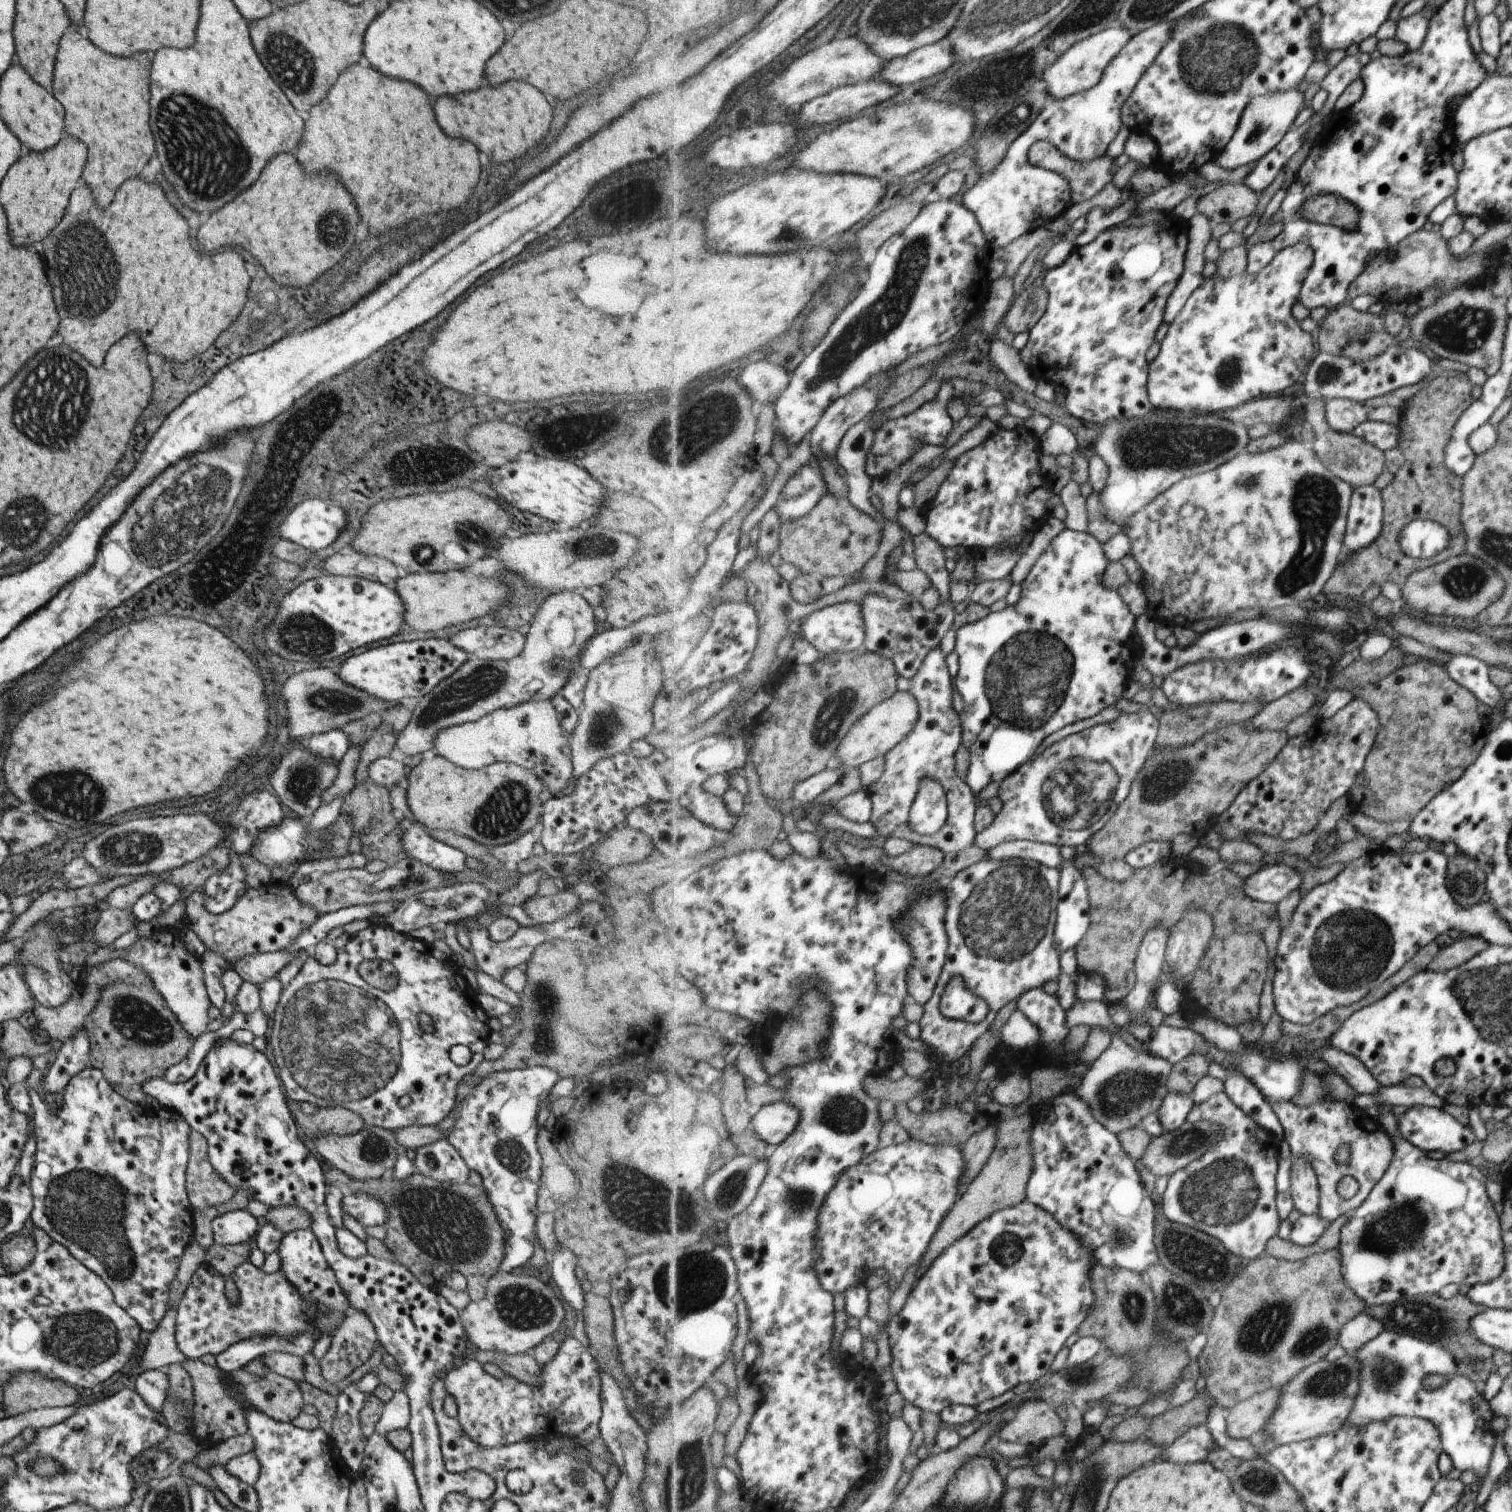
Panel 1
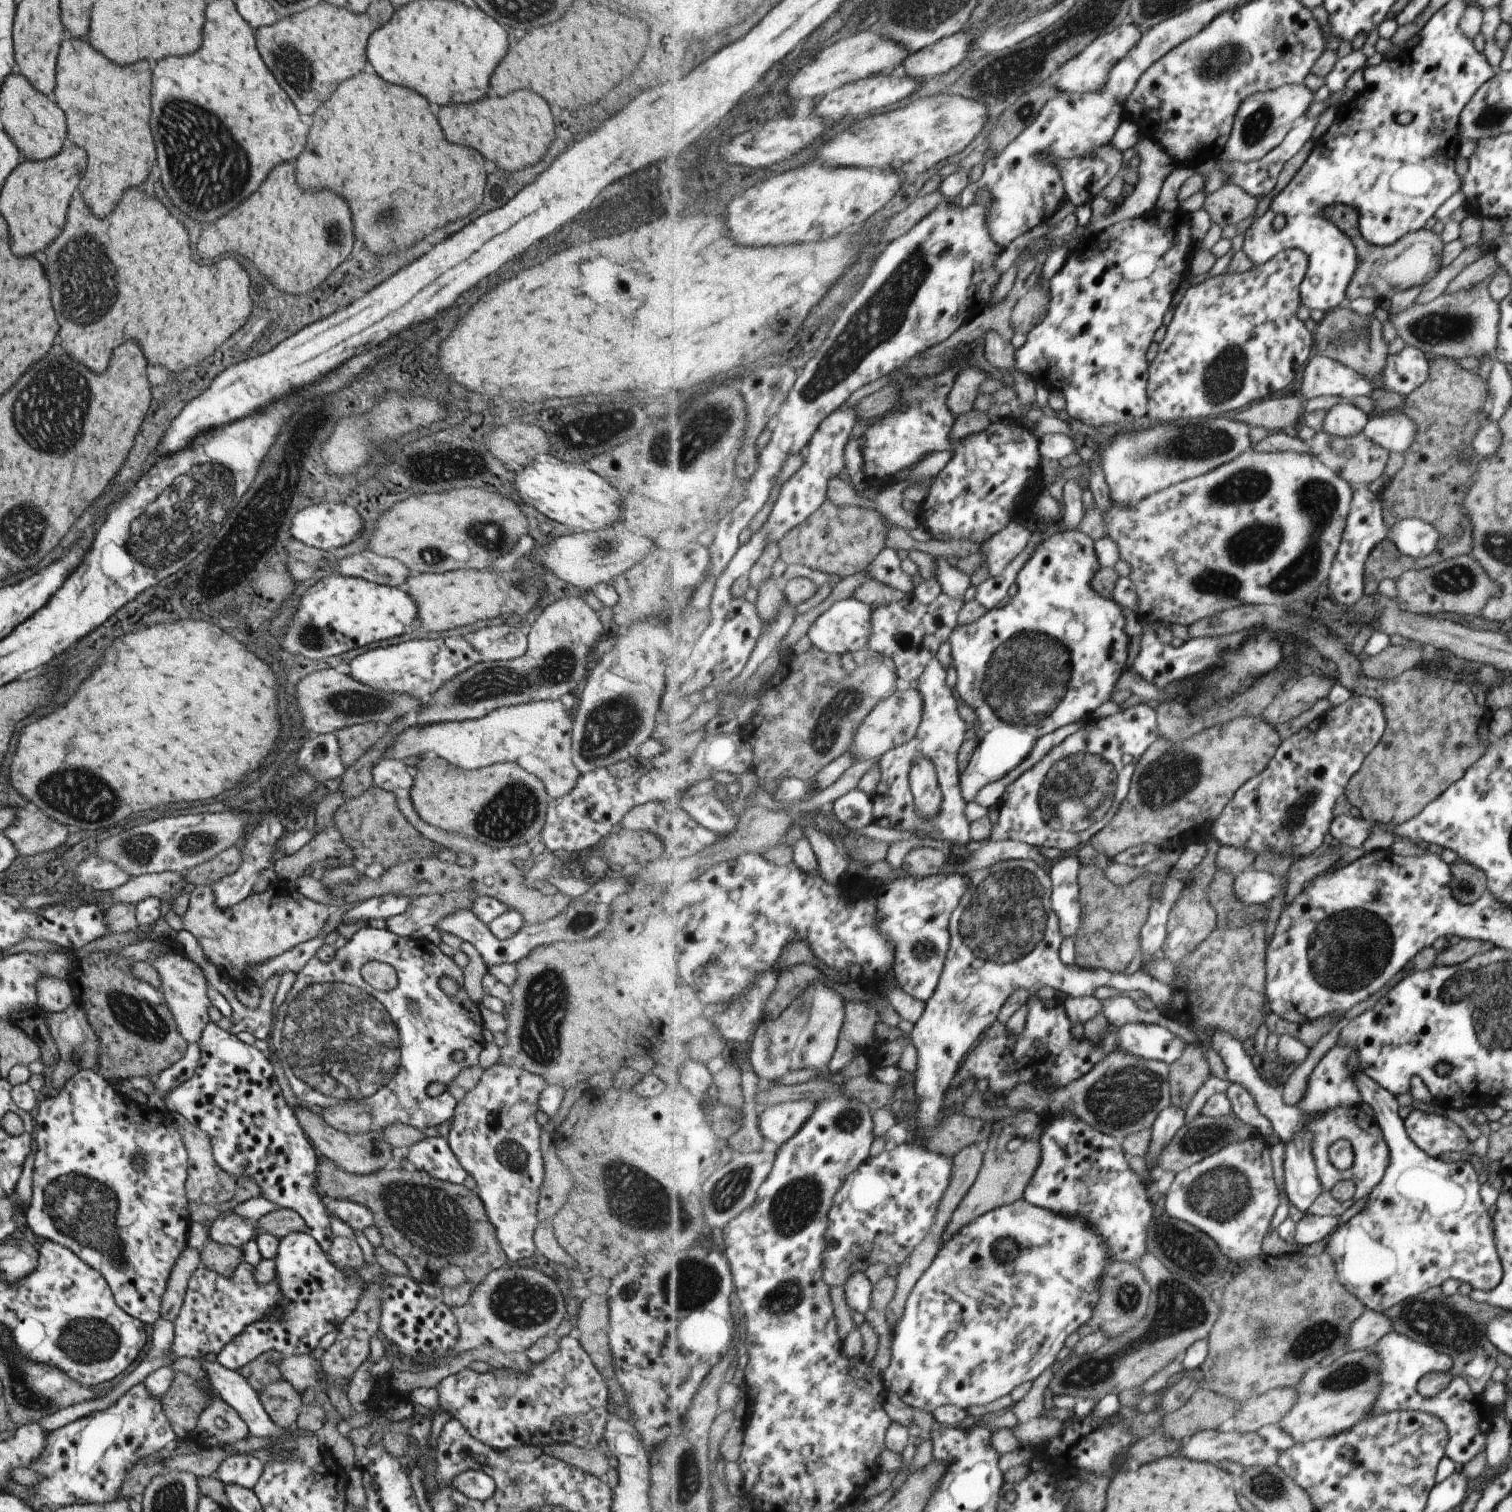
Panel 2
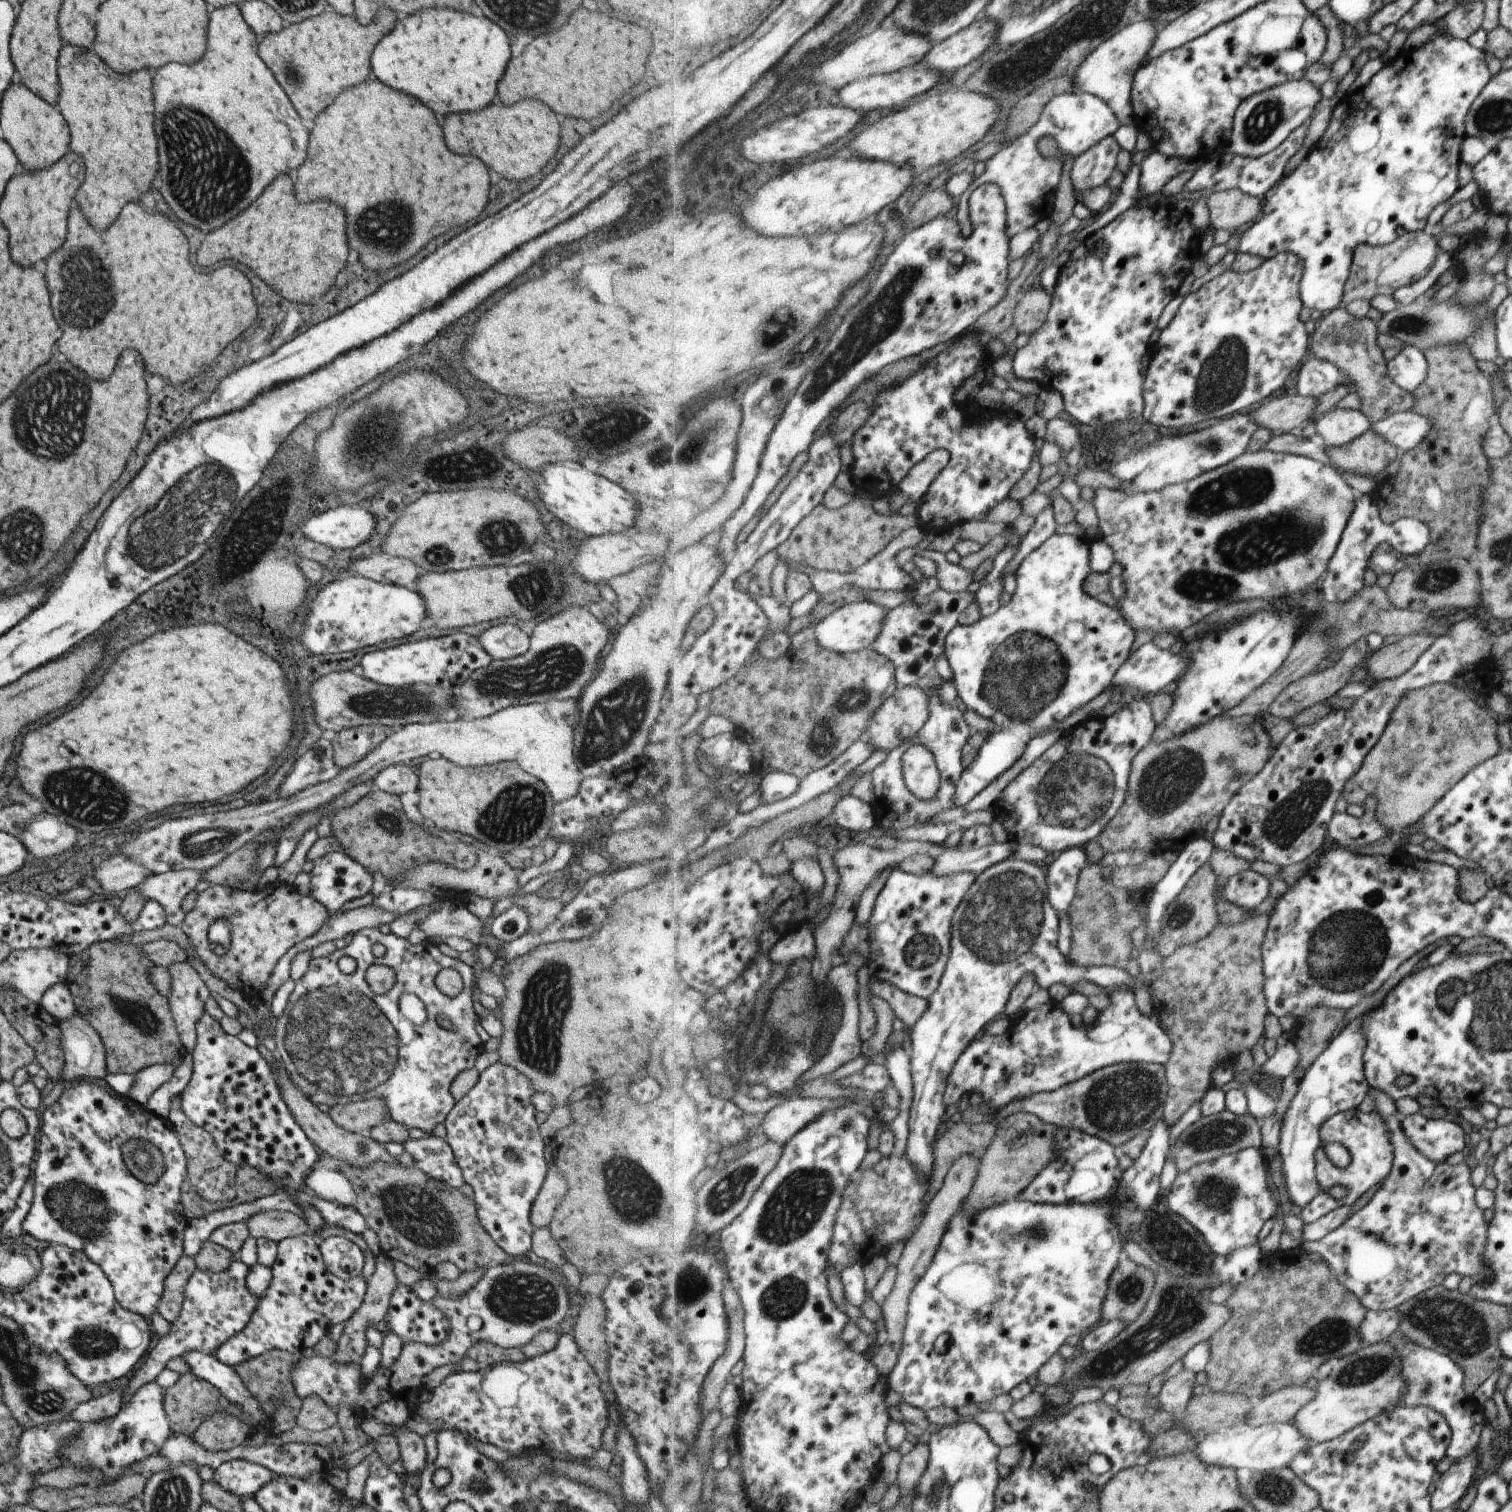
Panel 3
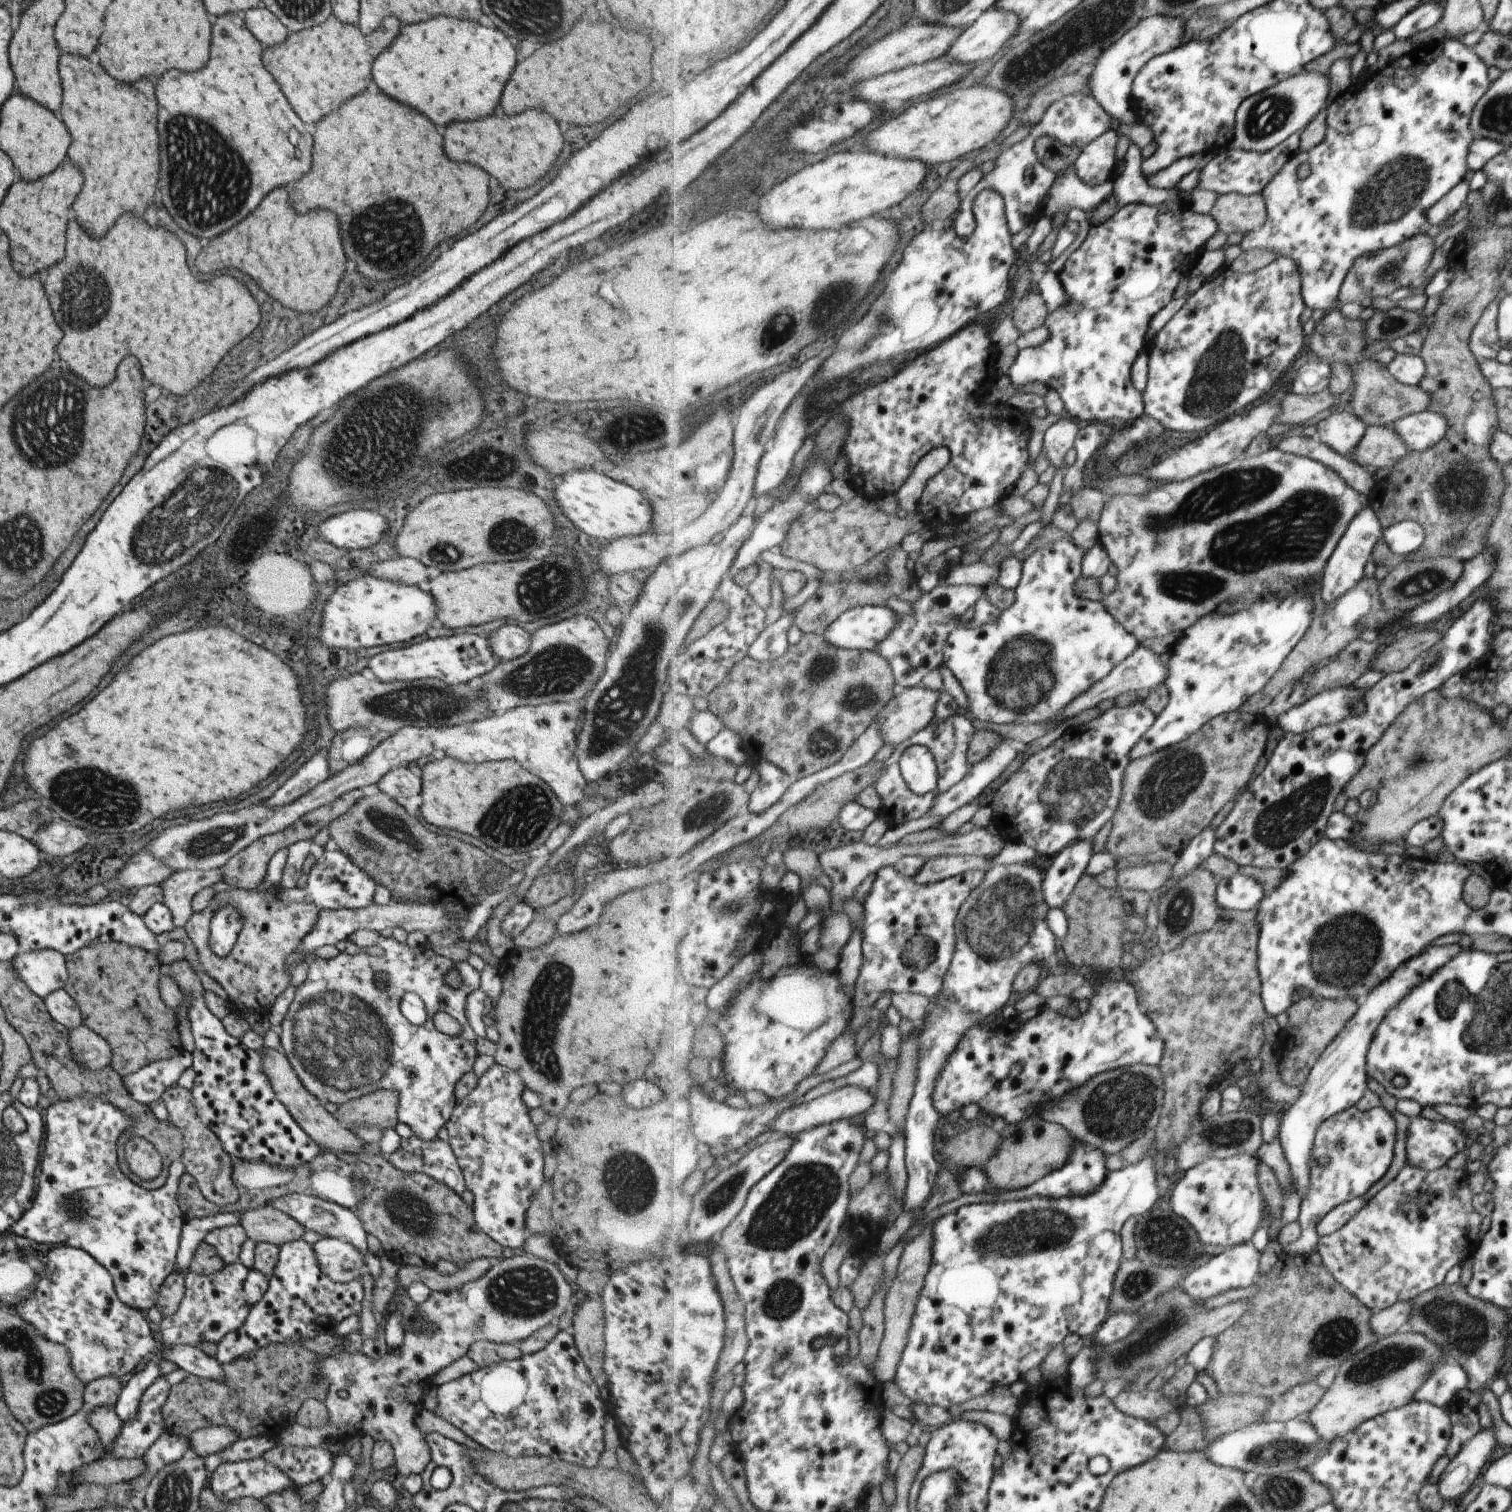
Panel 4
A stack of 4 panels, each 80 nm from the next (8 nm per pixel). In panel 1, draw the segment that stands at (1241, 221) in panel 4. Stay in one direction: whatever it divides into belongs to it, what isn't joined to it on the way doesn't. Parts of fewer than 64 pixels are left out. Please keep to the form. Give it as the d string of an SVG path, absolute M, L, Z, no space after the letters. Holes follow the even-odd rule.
M1243 181L1219 185L1209 194L1199 198L1196 209L1199 213L1208 215L1214 224L1235 224L1241 218L1249 218L1259 206L1259 194L1250 189Z

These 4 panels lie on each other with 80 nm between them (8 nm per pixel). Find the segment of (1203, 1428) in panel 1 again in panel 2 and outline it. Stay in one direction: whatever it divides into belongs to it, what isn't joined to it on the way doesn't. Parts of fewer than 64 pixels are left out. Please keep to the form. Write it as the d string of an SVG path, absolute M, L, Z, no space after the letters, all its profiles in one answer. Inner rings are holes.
M1265 1425L1265 1427L1257 1430L1257 1432L1223 1432L1219 1430L1201 1430L1195 1436L1191 1436L1185 1440L1181 1446L1181 1450L1177 1452L1183 1458L1189 1458L1196 1462L1209 1462L1219 1465L1222 1461L1230 1461L1240 1463L1245 1468L1251 1466L1265 1466L1270 1468L1276 1466L1279 1462L1279 1456L1283 1455L1285 1450L1293 1448L1298 1444L1293 1440L1293 1436L1289 1432L1285 1432L1281 1426Z

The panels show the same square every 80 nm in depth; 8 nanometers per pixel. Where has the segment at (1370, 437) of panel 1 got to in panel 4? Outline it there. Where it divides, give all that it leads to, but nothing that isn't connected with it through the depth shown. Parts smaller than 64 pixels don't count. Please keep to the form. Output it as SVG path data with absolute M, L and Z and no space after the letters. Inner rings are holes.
M1424 410L1391 422L1389 428L1403 440L1408 451L1421 451L1443 438L1447 420L1441 414Z

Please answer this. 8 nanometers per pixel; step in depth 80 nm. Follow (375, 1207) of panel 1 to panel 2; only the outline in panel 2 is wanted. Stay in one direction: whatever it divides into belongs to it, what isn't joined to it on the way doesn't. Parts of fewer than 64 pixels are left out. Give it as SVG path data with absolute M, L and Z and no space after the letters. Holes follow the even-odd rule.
M324 1198L323 1202L328 1213L339 1218L341 1222L345 1222L352 1231L362 1232L367 1226L373 1224L373 1214L363 1204L357 1204L351 1200L330 1198Z

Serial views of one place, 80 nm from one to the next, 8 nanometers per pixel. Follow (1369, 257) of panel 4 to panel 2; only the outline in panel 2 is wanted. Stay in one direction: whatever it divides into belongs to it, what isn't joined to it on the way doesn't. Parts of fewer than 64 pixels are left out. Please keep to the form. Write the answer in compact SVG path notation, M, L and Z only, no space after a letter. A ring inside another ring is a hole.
M1420 229L1383 247L1371 246L1360 239L1357 240L1357 250L1361 250L1361 270L1357 270L1353 286L1349 286L1349 301L1355 298L1371 298L1379 302L1391 297L1391 284L1421 284L1433 278L1439 268L1441 240L1437 234Z

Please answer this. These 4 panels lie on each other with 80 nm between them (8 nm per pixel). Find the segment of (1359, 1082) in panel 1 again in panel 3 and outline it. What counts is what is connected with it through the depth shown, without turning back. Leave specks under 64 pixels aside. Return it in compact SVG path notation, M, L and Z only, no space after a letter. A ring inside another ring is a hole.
M1369 1087L1367 1092L1365 1092L1369 1098L1374 1102L1375 1112L1383 1118L1385 1122L1385 1128L1387 1128L1387 1138L1389 1142L1393 1143L1393 1167L1391 1172L1389 1172L1389 1177L1385 1178L1384 1182L1381 1182L1381 1186L1374 1192L1373 1197L1361 1210L1357 1210L1355 1214L1351 1214L1338 1228L1335 1228L1325 1238L1319 1241L1302 1242L1302 1247L1307 1250L1307 1253L1316 1252L1322 1255L1324 1260L1329 1262L1329 1266L1332 1267L1335 1278L1339 1280L1340 1284L1343 1284L1348 1291L1351 1291L1352 1294L1363 1304L1367 1311L1389 1311L1397 1308L1399 1304L1413 1298L1417 1294L1428 1290L1429 1288L1442 1285L1445 1278L1449 1274L1459 1274L1460 1278L1463 1276L1468 1277L1471 1280L1471 1284L1491 1284L1491 1276L1493 1276L1493 1268L1491 1264L1485 1264L1485 1220L1483 1220L1483 1212L1481 1208L1477 1207L1476 1202L1473 1202L1473 1192L1475 1188L1471 1186L1469 1178L1469 1168L1465 1162L1459 1162L1454 1166L1450 1166L1445 1162L1431 1162L1429 1158L1425 1158L1421 1152L1417 1152L1416 1148L1409 1144L1407 1136L1405 1136L1404 1131L1401 1129L1400 1115L1397 1111L1396 1102L1393 1101L1393 1098L1389 1094L1385 1094L1377 1088Z

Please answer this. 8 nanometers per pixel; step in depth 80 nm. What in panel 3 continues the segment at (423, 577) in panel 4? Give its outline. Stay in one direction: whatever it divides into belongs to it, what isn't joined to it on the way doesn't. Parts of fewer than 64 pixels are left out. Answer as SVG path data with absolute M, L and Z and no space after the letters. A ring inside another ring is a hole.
M374 552L367 558L357 558L357 562L353 562L353 564L349 566L349 570L351 570L349 575L359 575L363 578L369 578L376 582L397 585L409 591L417 590L415 580L417 580L419 575L421 575L421 571L417 566L415 566L415 564L413 564L413 562L411 562L411 560L407 560L407 558L394 557L381 552L378 554Z

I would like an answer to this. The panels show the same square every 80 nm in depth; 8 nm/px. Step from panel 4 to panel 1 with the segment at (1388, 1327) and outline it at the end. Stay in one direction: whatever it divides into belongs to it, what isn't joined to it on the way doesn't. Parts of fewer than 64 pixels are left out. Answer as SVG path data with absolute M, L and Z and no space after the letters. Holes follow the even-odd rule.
M1361 1312L1341 1328L1338 1344L1347 1355L1353 1355L1383 1330L1385 1328L1382 1322L1375 1320L1369 1313Z

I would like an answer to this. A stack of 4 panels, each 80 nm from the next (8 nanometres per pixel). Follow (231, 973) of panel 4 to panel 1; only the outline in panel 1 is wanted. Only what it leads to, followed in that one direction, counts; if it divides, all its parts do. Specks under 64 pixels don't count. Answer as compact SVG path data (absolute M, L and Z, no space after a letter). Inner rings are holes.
M287 883L261 885L256 889L249 887L229 910L221 914L207 913L202 905L204 902L205 893L192 892L188 896L185 926L195 933L207 951L223 957L230 967L244 956L283 951L321 915L312 906L298 901L294 897L294 888Z

